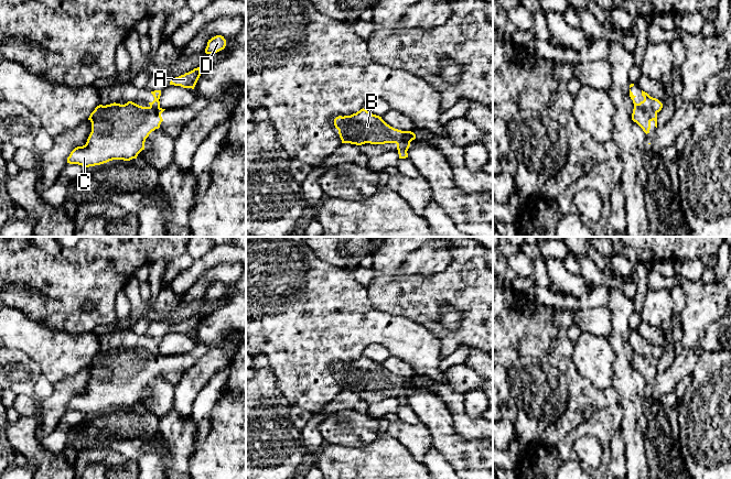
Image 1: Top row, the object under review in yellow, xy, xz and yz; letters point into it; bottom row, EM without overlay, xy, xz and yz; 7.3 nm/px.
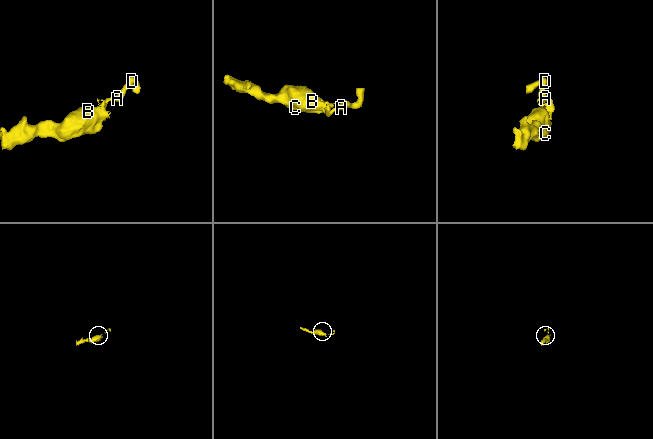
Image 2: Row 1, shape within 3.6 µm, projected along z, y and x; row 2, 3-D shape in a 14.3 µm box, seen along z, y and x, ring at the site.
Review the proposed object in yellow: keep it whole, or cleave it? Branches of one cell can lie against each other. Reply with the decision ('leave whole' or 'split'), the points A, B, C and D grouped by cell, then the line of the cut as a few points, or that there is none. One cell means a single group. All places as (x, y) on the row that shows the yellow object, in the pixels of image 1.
split | A D / B C | yz (634, 106), (649, 108), (656, 112)

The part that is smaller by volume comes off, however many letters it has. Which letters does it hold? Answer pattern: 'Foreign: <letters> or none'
Foreign: A, D

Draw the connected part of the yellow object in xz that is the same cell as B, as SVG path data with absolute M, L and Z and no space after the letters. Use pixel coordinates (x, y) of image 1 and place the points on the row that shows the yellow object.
M361 109L351 116L334 119L342 143L362 145L396 143L397 150L402 145L408 151L410 142L416 139L411 131L401 131L387 124L381 117Z

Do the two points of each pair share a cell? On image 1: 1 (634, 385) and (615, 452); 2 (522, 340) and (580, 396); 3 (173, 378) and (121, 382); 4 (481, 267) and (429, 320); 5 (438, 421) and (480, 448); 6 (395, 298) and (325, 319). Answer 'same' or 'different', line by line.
1: different
2: same
3: same
4: same
5: same
6: different

